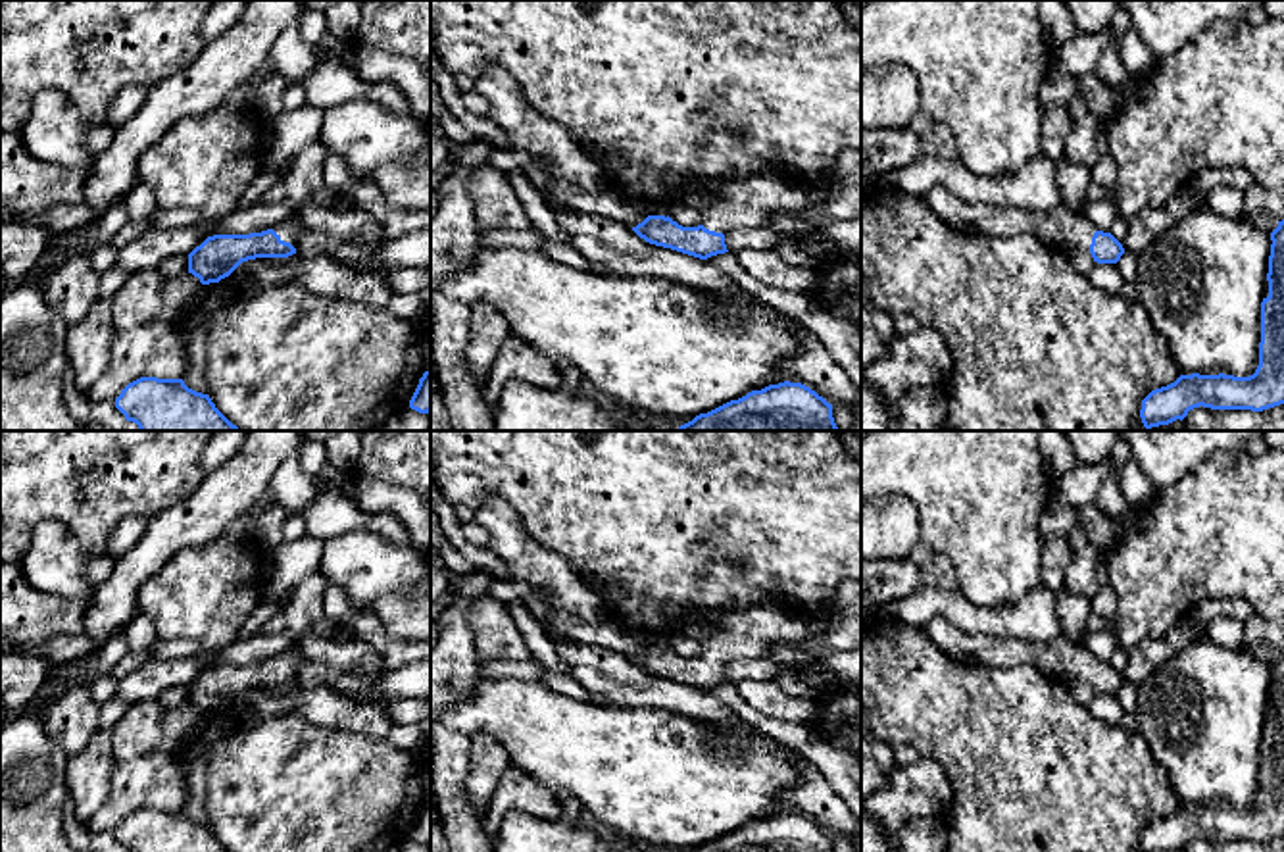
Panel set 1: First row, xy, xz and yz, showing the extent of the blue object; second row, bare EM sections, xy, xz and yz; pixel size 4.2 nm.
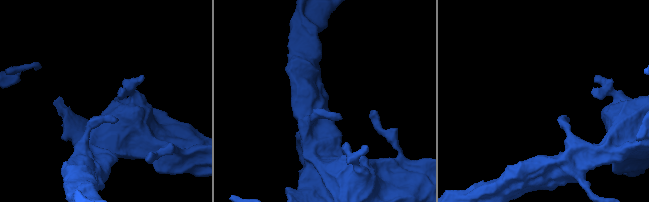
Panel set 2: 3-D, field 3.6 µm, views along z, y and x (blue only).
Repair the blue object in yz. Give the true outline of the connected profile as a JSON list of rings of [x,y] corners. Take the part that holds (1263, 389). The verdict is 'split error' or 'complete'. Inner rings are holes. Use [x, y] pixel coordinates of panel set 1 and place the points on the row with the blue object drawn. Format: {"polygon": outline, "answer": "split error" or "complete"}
{"polygon": [[[1284,219],[1271,233],[1269,296],[1261,302],[1259,365],[1249,377],[1180,375],[1142,400],[1140,417],[1151,427],[1184,419],[1194,408],[1263,412],[1284,404]]], "answer": "complete"}

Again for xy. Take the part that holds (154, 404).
{"polygon": [[[140,377],[121,390],[115,408],[140,431],[240,431],[183,379]]], "answer": "complete"}

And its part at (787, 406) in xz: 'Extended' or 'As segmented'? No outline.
As segmented

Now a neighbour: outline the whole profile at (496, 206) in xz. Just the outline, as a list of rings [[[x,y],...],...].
[[[484,163],[471,173],[467,190],[482,233],[527,231],[532,227],[507,173]]]

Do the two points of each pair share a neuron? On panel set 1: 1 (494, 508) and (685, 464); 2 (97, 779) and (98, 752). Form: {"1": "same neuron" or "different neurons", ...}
{"1": "different neurons", "2": "same neuron"}

